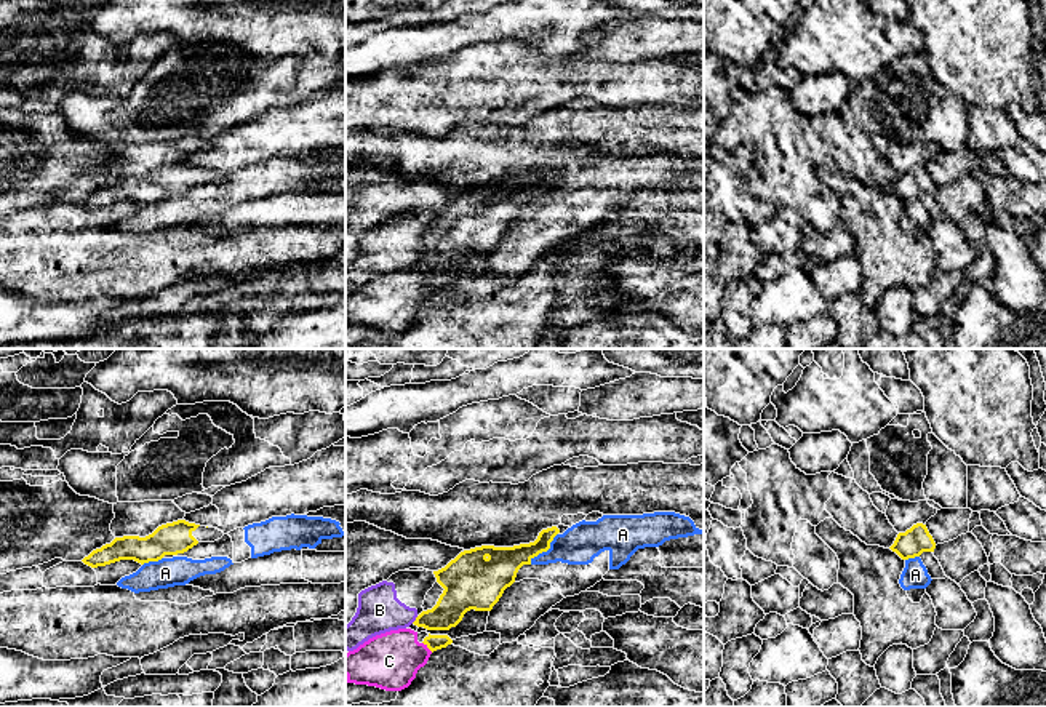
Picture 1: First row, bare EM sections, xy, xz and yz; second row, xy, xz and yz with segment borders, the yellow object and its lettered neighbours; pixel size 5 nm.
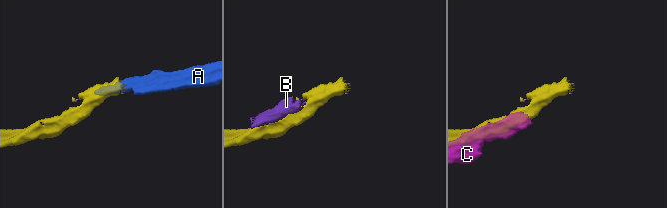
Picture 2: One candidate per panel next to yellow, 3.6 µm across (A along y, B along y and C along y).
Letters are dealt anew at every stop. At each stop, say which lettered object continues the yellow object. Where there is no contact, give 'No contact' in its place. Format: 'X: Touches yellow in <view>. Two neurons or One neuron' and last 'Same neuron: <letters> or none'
A: Touches yellow in xz. Two neurons
B: Touches yellow in xz. Two neurons
C: Touches yellow in xz. Two neurons
Same neuron: none

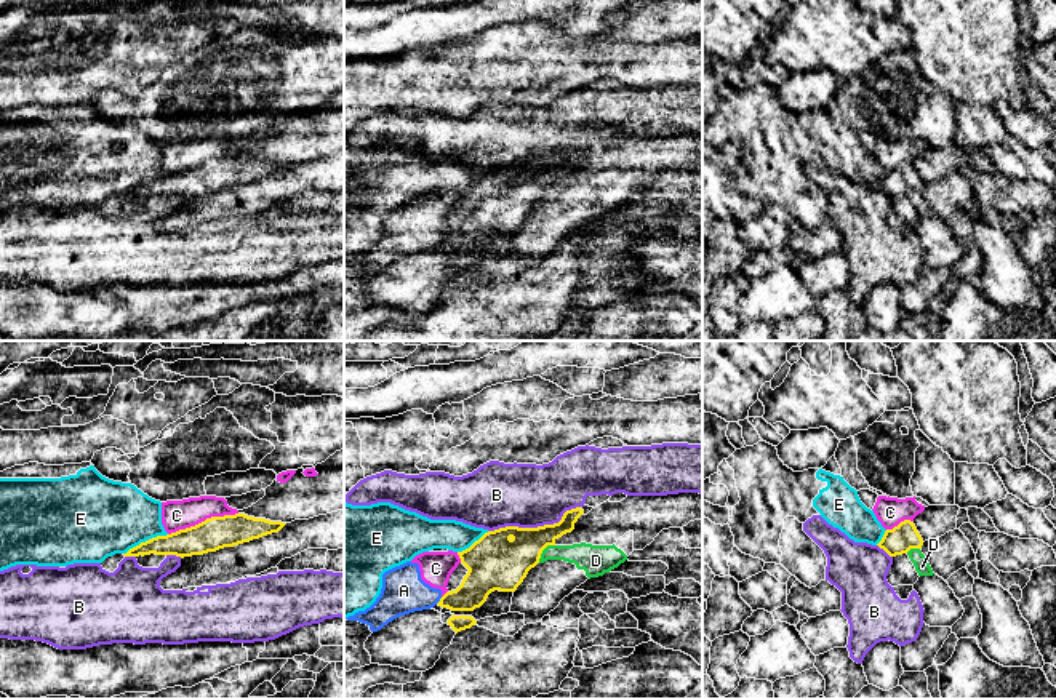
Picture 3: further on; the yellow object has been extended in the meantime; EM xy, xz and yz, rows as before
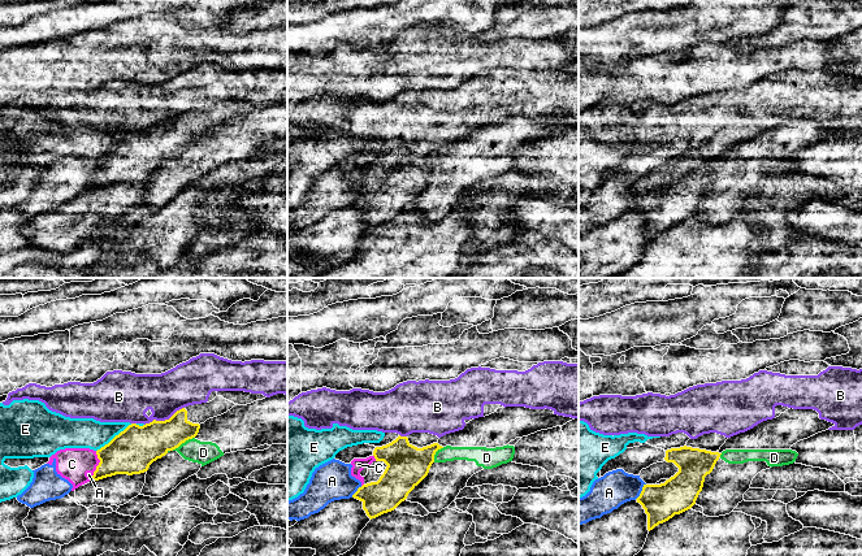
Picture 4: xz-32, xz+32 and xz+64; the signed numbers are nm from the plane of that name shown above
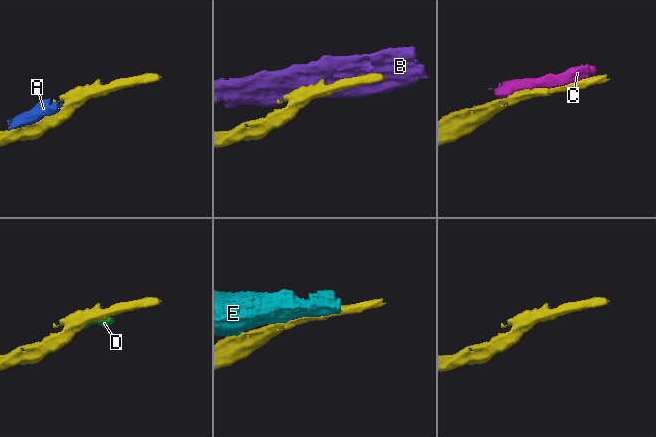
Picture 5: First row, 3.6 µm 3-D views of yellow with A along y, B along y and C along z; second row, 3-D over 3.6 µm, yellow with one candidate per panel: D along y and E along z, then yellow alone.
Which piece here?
A: Touches yellow in xz. Two neurons
B: Touches yellow in xz. Two neurons
C: Touches yellow in xy. Two neurons
D: Touches yellow in xz. Two neurons
E: Touches yellow in xy. Two neurons
Same neuron: none

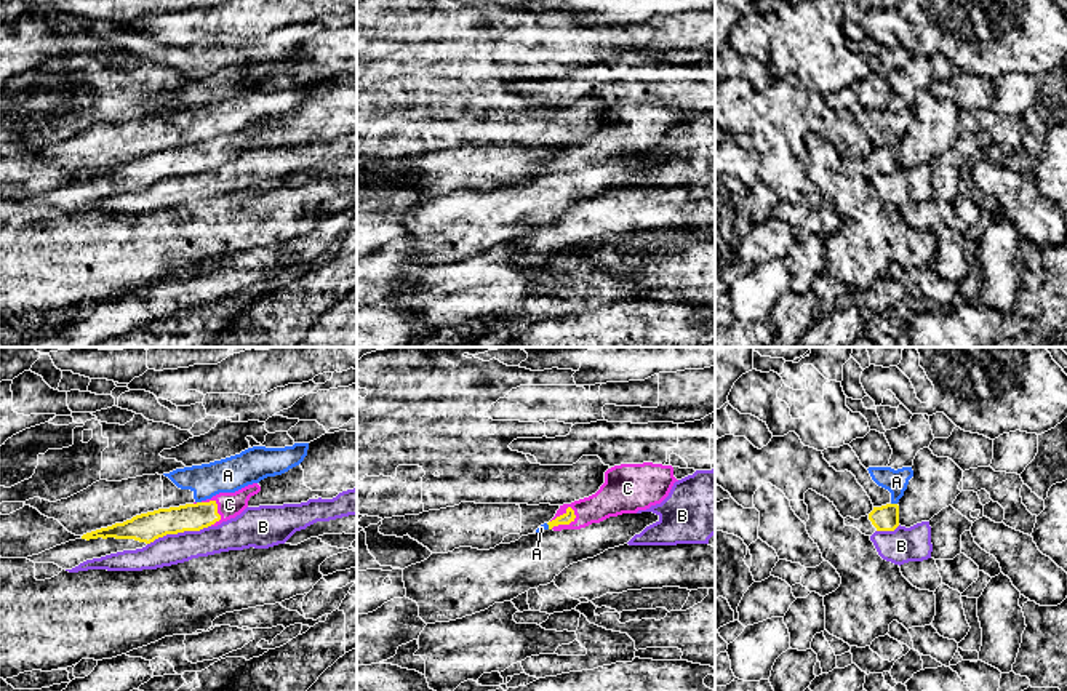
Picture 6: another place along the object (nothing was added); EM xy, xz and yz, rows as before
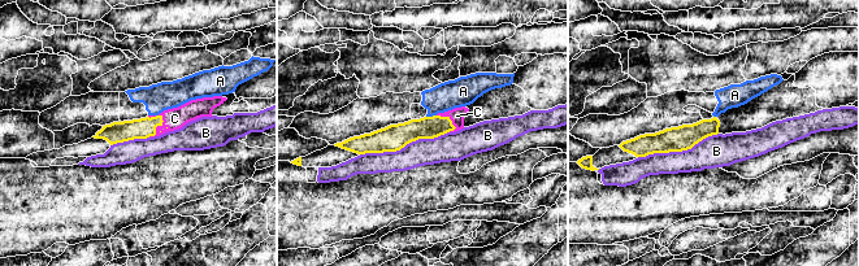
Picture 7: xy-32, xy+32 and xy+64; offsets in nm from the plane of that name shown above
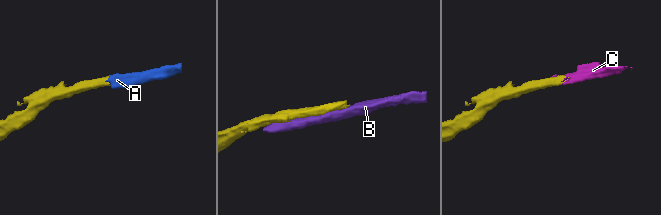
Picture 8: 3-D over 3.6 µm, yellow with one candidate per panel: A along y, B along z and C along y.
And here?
A: Touches yellow in yz. Two neurons
B: Touches yellow in xy. Two neurons
C: Touches yellow in xz. One neuron
Same neuron: C

